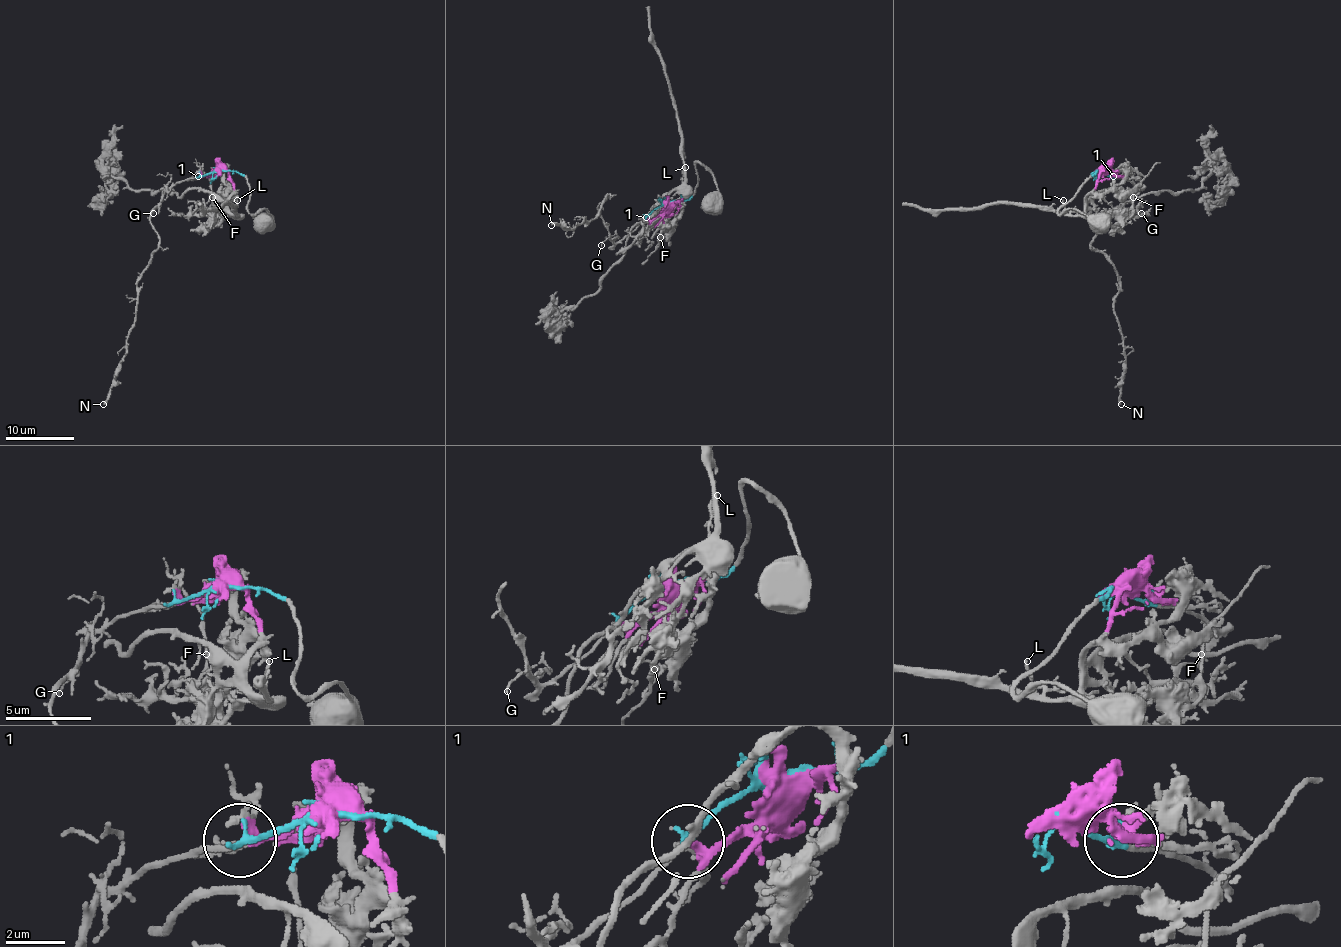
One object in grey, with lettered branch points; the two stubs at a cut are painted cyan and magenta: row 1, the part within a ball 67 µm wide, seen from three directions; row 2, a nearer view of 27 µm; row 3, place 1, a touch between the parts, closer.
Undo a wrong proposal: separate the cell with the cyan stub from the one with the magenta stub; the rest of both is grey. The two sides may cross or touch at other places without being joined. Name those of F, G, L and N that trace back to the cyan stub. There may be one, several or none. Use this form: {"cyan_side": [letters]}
{"cyan_side": ["G", "N"]}

